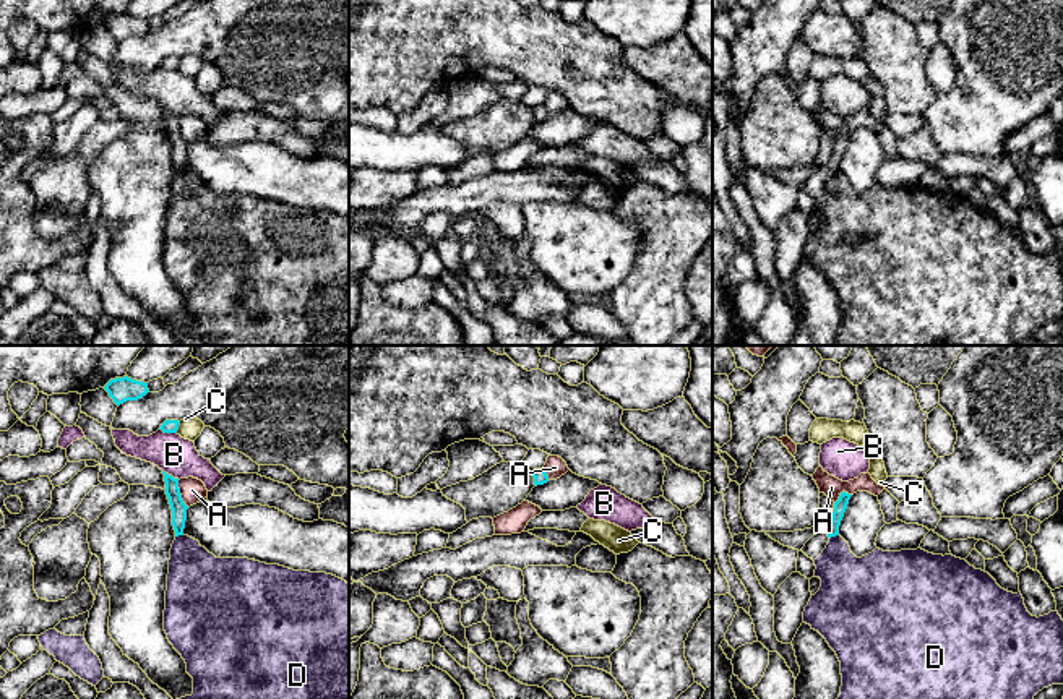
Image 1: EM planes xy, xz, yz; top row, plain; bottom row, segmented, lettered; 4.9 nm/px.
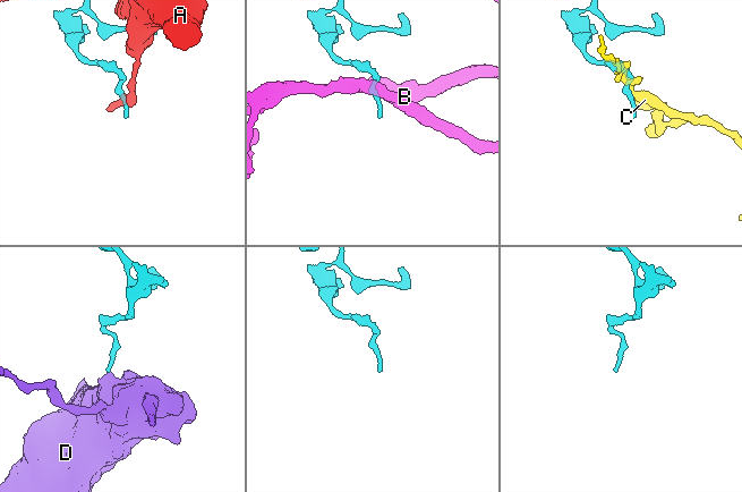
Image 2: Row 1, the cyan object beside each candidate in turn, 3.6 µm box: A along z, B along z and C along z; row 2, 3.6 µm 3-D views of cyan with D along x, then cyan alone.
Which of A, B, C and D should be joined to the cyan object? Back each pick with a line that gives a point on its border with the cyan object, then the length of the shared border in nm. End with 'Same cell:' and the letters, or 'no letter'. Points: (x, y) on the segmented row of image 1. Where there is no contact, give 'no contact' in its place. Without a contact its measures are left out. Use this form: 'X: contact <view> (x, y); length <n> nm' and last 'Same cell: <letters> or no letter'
Same cell: no letter

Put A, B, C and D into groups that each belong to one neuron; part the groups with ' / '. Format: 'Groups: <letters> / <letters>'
Groups: A / B / C / D

